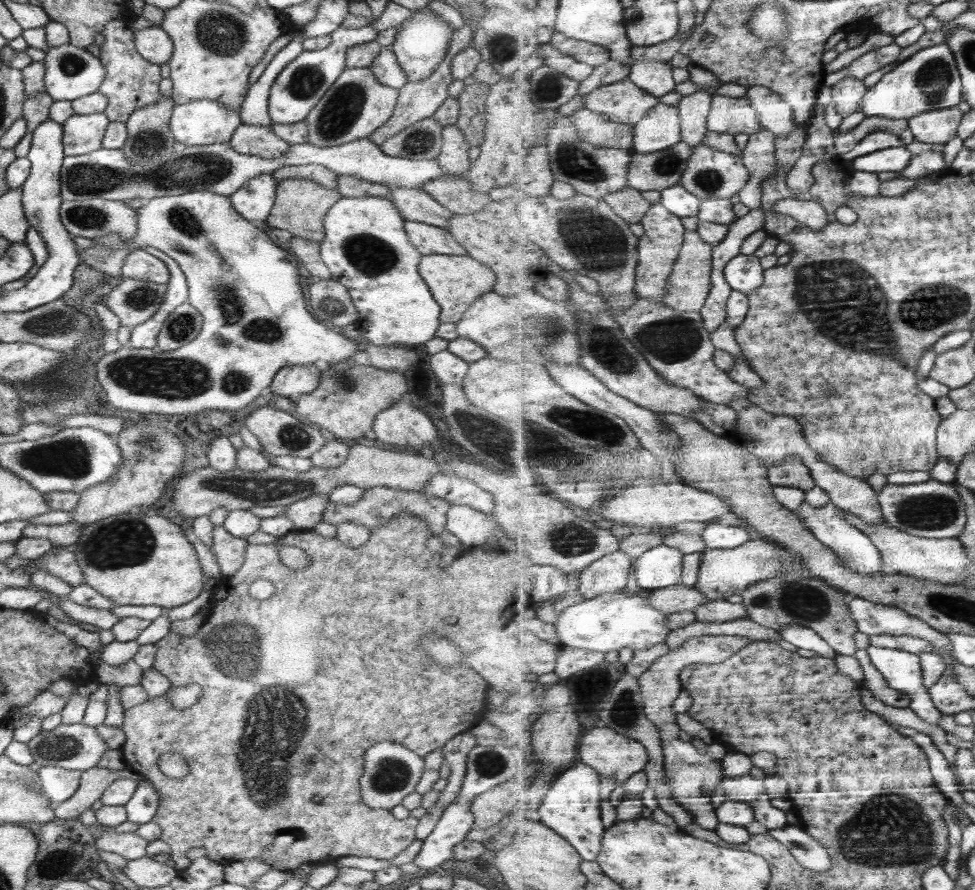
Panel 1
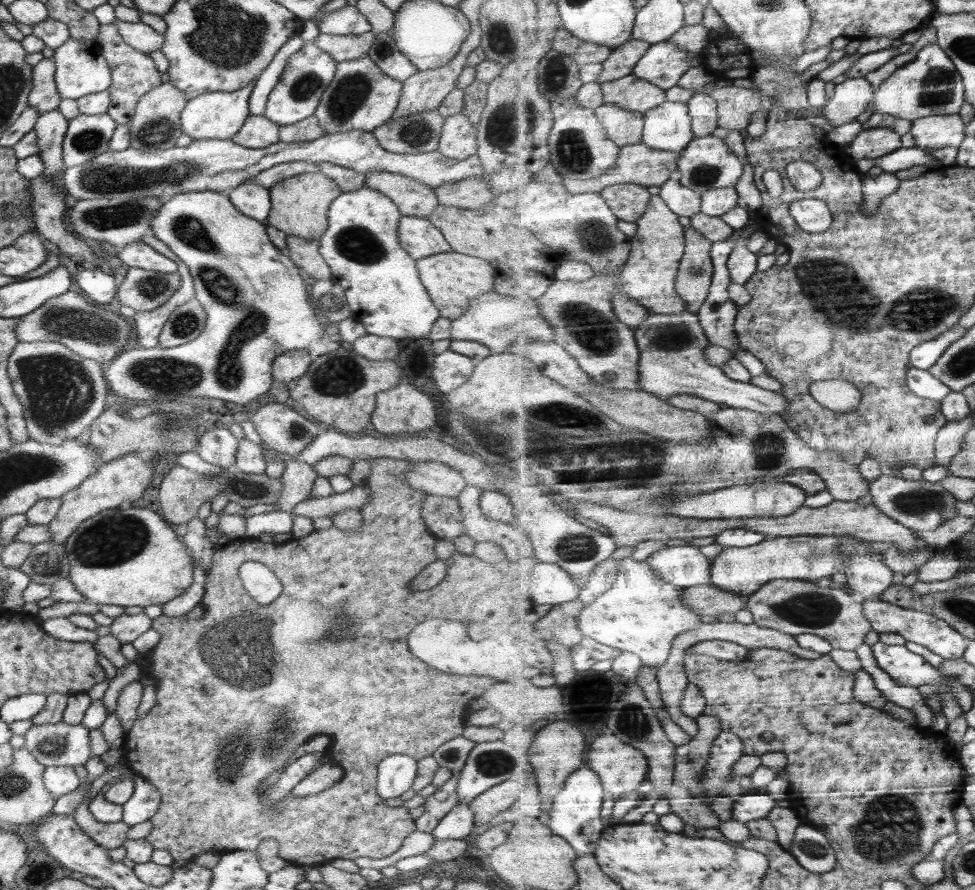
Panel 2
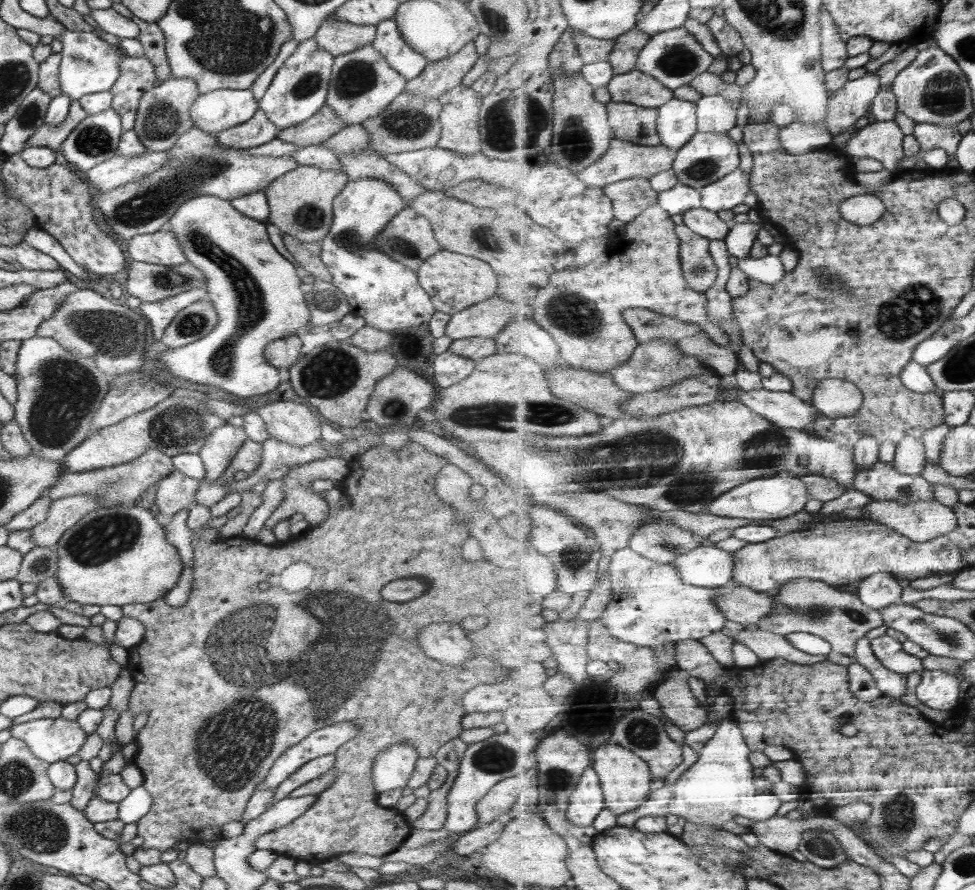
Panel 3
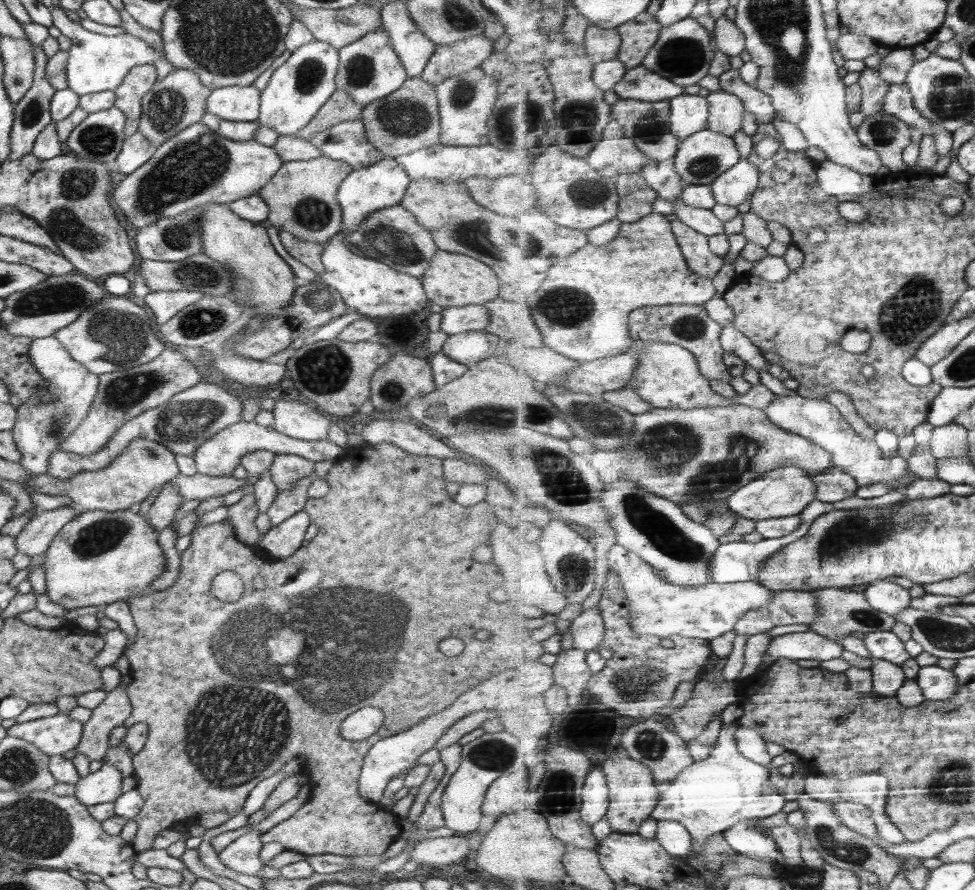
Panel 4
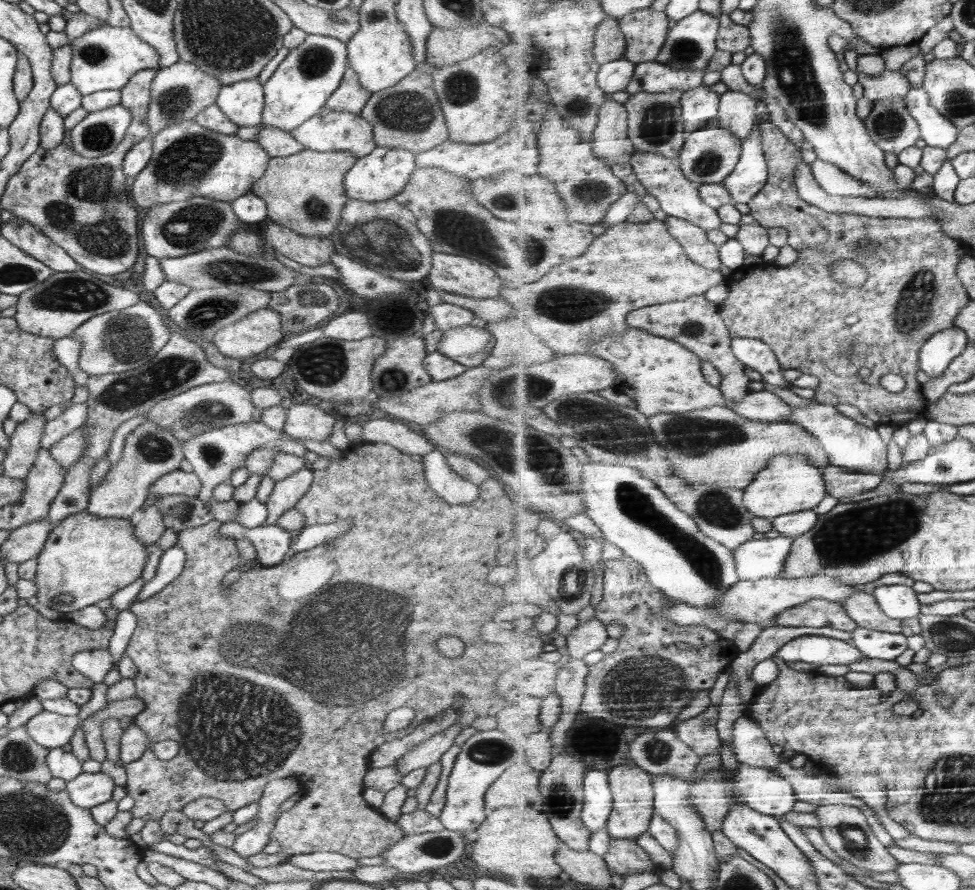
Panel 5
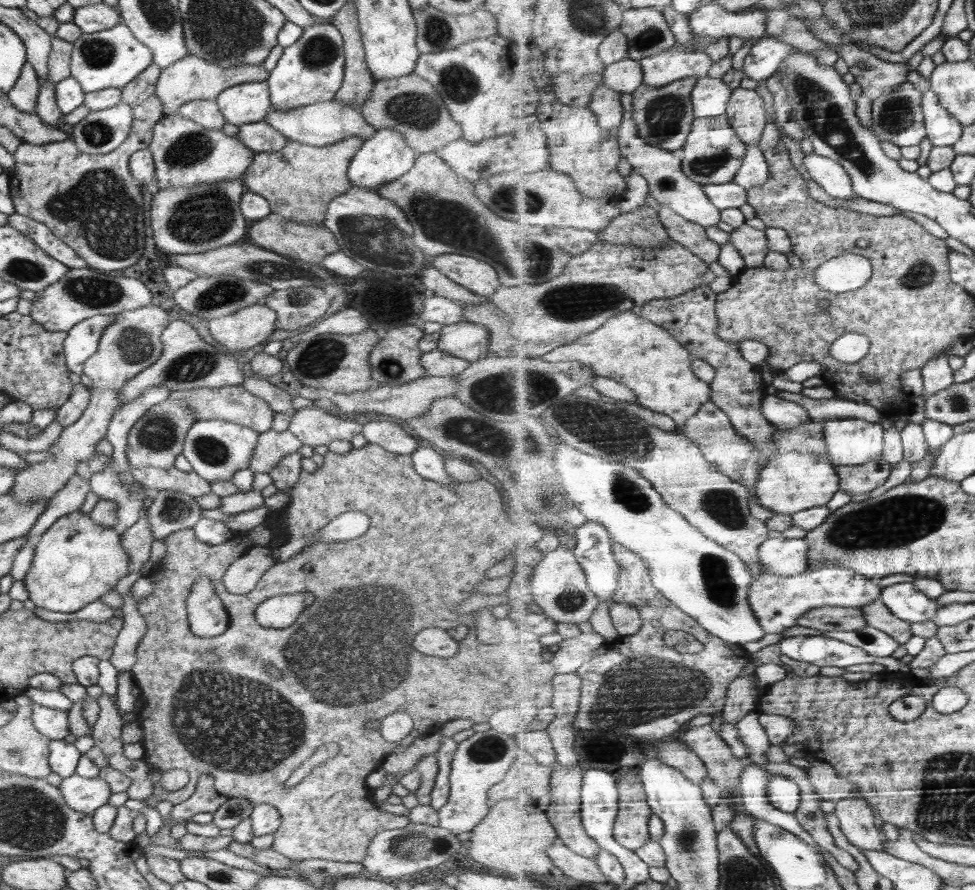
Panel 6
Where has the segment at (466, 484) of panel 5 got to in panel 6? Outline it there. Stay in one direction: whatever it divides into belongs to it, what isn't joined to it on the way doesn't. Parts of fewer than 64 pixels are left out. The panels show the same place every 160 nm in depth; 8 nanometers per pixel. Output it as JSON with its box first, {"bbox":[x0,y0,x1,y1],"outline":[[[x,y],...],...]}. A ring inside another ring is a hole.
{"bbox":[411,444,457,484],"outline":[[[423,444],[411,454],[413,467],[422,478],[436,482],[438,484],[457,484],[446,472],[444,466],[445,455],[440,451],[435,451],[434,447],[426,447]]]}

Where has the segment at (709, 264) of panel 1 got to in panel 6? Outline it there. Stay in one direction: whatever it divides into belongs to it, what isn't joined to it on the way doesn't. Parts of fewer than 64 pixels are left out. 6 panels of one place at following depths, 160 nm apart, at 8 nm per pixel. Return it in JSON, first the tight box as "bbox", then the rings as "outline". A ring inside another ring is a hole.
{"bbox":[659,205,723,264],"outline":[[[661,205],[659,215],[673,240],[677,240],[684,246],[690,247],[694,254],[704,258],[710,264],[719,262],[723,251],[723,244],[714,242],[714,239],[709,237],[709,230],[705,226],[692,222],[689,218],[678,214],[672,206]]]}

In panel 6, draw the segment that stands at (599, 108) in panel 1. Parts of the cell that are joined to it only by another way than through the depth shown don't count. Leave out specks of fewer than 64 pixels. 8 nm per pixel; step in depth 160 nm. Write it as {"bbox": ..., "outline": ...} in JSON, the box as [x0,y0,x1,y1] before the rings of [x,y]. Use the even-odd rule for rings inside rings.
{"bbox":[642,44,714,87],"outline":[[[683,44],[670,51],[645,58],[642,65],[645,84],[664,87],[689,77],[708,77],[714,60],[705,51],[695,51]]]}

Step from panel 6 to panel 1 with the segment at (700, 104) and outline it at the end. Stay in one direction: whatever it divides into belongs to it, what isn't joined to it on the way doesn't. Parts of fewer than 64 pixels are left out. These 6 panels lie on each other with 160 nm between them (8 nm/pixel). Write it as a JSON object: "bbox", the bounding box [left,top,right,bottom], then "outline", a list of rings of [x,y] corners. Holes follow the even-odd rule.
{"bbox":[635,103,684,154],"outline":[[[661,103],[636,125],[635,147],[639,154],[656,153],[684,142],[680,106]]]}

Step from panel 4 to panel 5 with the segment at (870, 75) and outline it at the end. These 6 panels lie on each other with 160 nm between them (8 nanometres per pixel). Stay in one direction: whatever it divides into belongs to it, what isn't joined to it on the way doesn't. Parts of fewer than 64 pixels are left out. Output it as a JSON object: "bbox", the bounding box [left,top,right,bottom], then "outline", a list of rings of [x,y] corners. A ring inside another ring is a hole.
{"bbox":[858,70,917,121],"outline":[[[886,70],[886,74],[882,74],[882,76],[870,76],[864,72],[858,74],[859,82],[865,88],[864,96],[859,100],[858,107],[858,114],[864,121],[873,113],[879,100],[891,96],[905,97],[913,88],[917,87],[901,71]]]}

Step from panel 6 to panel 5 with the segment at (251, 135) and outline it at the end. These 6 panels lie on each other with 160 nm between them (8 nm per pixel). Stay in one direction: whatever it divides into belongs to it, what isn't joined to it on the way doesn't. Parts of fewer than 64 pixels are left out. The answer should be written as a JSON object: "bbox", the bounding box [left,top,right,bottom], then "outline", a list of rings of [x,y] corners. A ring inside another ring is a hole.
{"bbox":[256,124,305,157],"outline":[[[260,124],[261,129],[256,135],[256,142],[269,157],[290,156],[304,151],[305,148],[288,132],[273,126]]]}

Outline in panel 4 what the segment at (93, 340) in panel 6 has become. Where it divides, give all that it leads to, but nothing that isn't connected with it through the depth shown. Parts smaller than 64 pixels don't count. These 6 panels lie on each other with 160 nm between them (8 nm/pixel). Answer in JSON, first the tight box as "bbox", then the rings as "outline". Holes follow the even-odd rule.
{"bbox":[13,336,99,477],"outline":[[[54,336],[33,339],[29,346],[30,362],[45,378],[47,392],[51,399],[46,402],[30,397],[17,408],[13,432],[14,442],[22,454],[19,462],[34,477],[46,474],[49,458],[54,450],[61,448],[62,442],[68,438],[78,425],[86,418],[91,402],[98,392],[99,375],[90,372],[85,366],[76,362],[62,343]]]}

